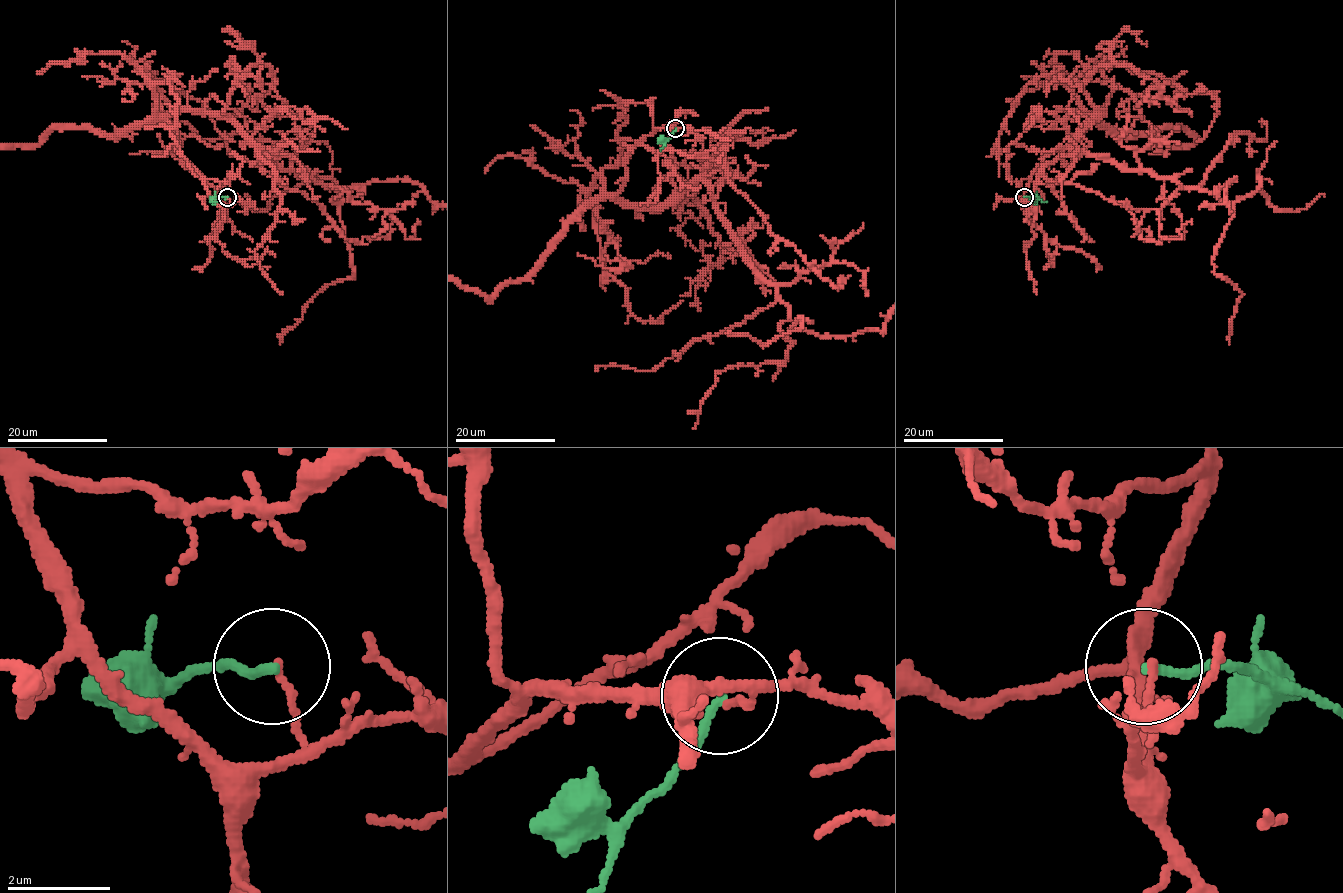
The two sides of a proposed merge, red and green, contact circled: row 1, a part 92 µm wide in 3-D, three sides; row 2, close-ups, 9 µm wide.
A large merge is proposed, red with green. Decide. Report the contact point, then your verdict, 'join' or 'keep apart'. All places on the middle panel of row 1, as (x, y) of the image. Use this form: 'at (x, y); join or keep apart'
at (675, 128); keep apart

